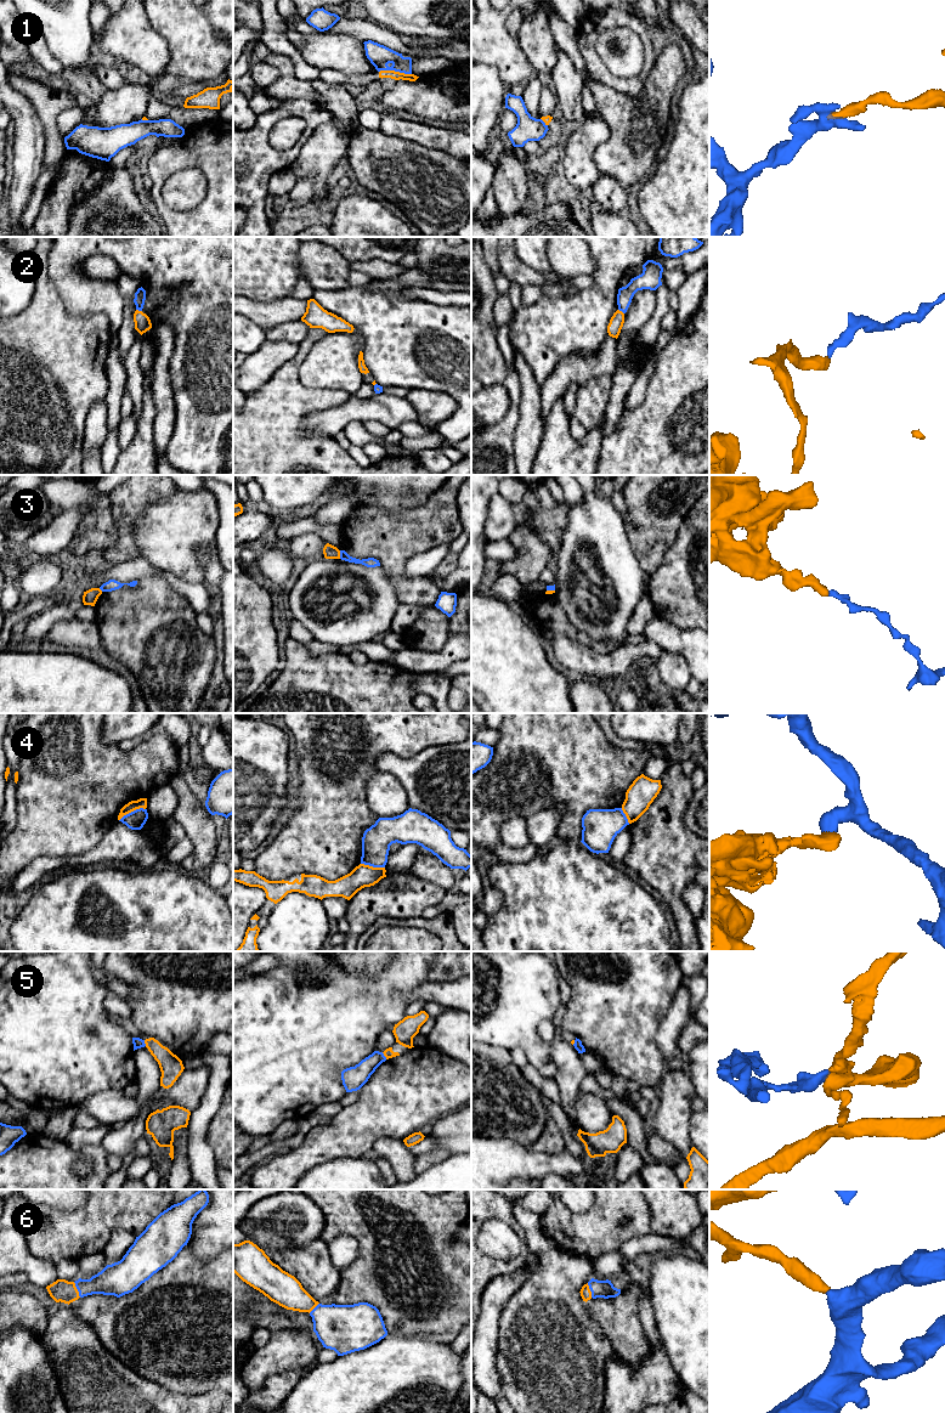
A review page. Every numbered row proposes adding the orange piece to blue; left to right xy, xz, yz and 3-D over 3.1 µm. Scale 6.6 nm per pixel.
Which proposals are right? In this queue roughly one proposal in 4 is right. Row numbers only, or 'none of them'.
6

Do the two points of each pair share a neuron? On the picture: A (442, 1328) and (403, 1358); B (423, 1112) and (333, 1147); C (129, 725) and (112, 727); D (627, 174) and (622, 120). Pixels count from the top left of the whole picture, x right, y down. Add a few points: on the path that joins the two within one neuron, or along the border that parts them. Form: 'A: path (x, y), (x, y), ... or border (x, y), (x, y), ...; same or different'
A: border (403, 1334), (430, 1335), (436, 1340), (451, 1343); different
B: path (401, 1112), (378, 1112), (355, 1129); same
C: path (125, 725), (115, 727); same
D: path (627, 160), (627, 147), (623, 143), (622, 134); same

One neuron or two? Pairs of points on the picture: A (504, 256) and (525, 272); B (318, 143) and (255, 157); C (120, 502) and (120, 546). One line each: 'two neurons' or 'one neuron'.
A: one neuron
B: two neurons
C: one neuron

